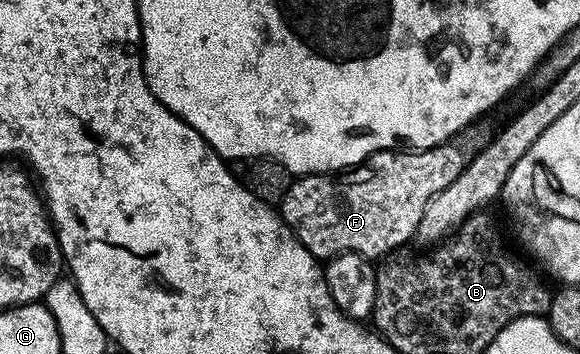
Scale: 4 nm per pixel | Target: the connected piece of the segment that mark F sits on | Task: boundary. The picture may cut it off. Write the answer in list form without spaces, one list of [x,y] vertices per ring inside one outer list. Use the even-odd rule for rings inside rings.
[[[466,135],[452,138],[446,143],[438,143],[435,147],[375,151],[358,167],[296,178],[287,188],[281,204],[283,222],[299,238],[301,245],[305,245],[305,249],[309,249],[309,253],[313,253],[320,261],[329,260],[340,251],[352,251],[372,261],[382,260],[398,252],[395,250],[402,243],[415,239],[415,230],[425,213],[427,202],[441,193],[445,185],[452,183],[465,169],[472,153],[480,150],[481,142],[479,143],[478,137]]]

